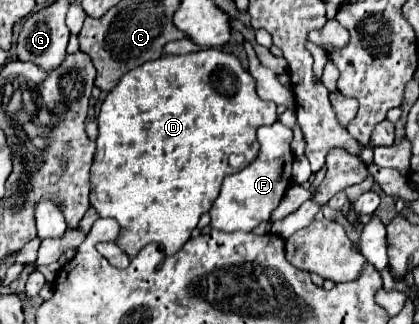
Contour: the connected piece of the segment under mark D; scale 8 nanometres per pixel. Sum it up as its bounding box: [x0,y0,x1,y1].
[90,49,278,255]

